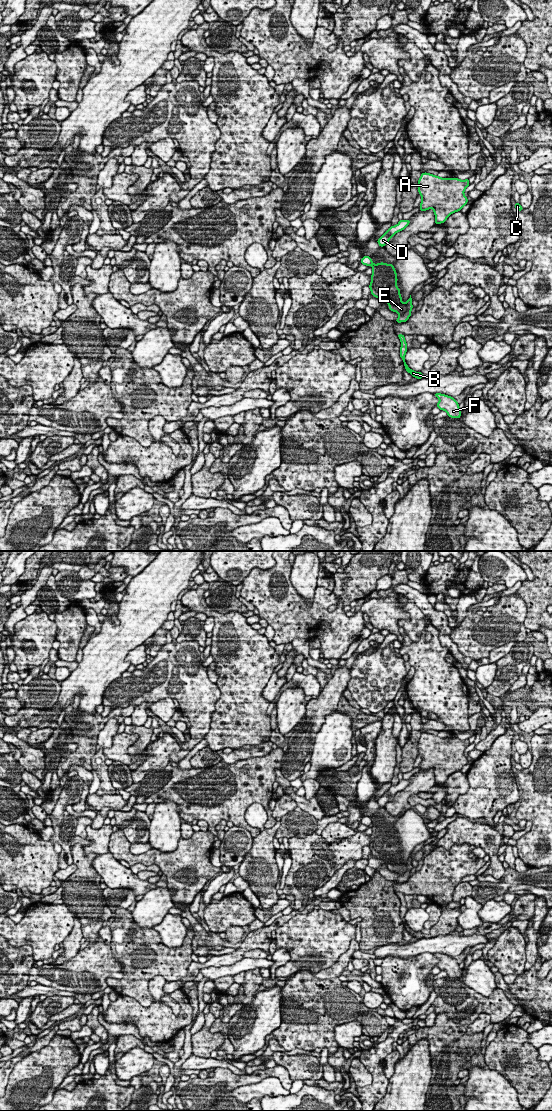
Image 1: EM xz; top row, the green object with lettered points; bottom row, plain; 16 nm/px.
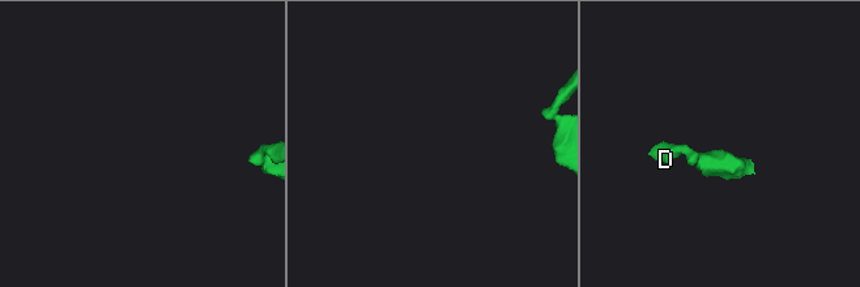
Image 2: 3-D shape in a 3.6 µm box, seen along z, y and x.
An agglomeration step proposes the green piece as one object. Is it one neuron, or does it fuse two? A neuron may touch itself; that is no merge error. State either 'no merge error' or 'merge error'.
merge error

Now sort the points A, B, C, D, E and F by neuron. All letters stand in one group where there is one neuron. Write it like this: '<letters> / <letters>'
A C D / B E F

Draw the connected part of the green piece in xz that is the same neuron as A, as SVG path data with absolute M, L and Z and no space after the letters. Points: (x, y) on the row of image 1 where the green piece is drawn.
M421 173L418 192L421 196L419 211L433 209L435 225L444 223L447 218L468 203L464 194L470 185L469 179L441 178L430 173Z

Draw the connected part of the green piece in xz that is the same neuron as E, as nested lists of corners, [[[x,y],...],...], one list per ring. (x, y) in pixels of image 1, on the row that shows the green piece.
[[[372,262],[371,265],[372,275],[369,285],[371,294],[376,298],[385,300],[389,305],[389,309],[398,313],[399,317],[395,322],[408,321],[413,308],[412,297],[410,295],[406,303],[402,302],[400,289],[396,285],[398,275],[394,265],[383,262],[378,264]]]

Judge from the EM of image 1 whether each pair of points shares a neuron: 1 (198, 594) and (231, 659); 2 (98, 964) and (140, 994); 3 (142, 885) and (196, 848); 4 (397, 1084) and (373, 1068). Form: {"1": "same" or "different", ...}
{"1": "same", "2": "different", "3": "different", "4": "different"}

